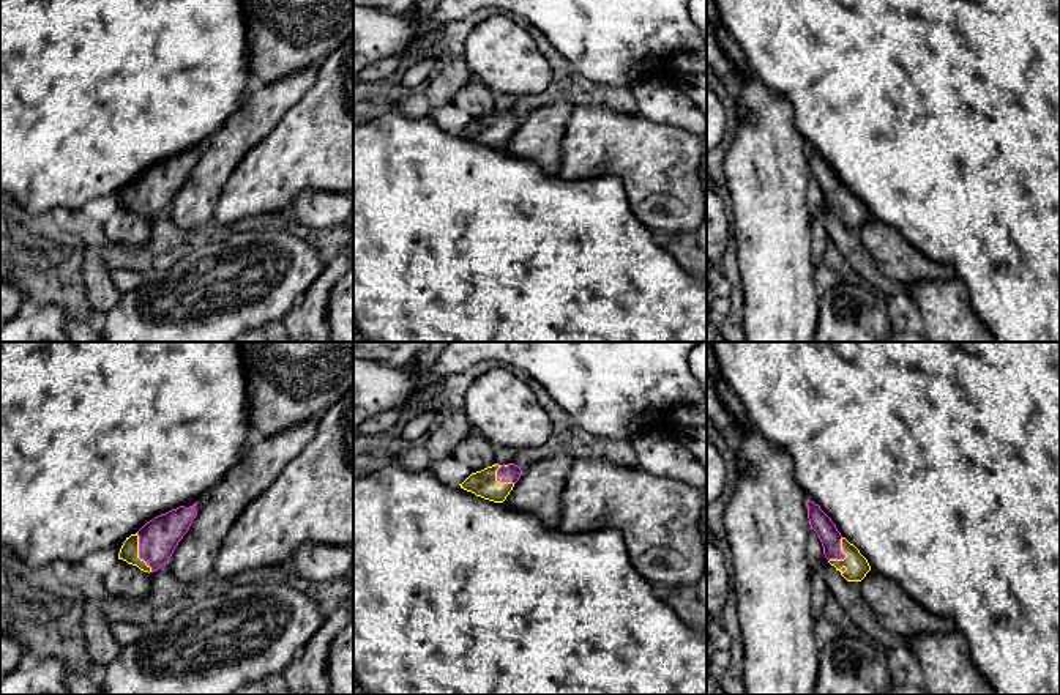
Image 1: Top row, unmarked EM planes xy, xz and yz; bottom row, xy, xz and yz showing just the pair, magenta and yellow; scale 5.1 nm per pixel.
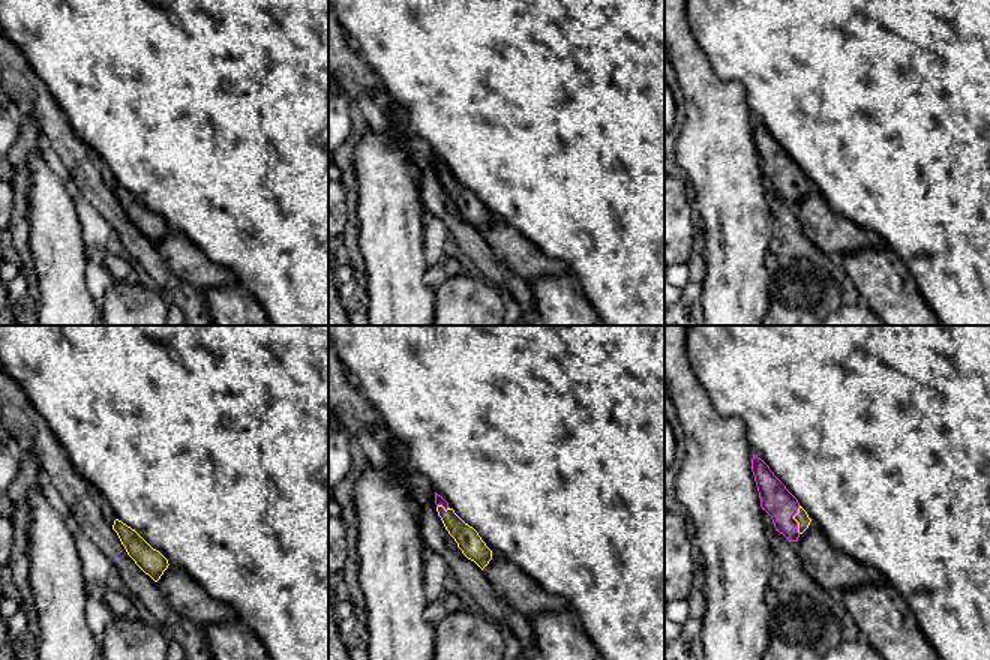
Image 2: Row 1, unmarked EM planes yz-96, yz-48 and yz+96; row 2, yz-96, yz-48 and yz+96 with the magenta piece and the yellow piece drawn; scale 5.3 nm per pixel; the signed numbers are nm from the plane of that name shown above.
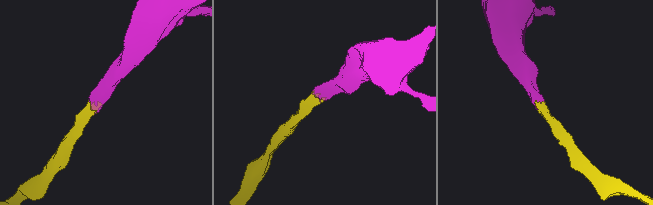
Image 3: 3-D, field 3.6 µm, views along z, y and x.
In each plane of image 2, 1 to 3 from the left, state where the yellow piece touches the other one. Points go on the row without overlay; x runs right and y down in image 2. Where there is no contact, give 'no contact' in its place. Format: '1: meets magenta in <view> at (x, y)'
1: no contact
2: meets magenta in yz-48 at (443, 170)
3: meets magenta in yz+96 at (794, 183)

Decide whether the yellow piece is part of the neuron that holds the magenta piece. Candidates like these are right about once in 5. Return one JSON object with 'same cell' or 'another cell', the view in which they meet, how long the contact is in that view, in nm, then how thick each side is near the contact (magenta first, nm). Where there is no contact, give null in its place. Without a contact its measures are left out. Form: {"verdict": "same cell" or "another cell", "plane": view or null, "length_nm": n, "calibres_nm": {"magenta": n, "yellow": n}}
{"verdict": "same cell", "plane": "xy", "length_nm": 220, "calibres_nm": {"magenta": 200, "yellow": 100}}

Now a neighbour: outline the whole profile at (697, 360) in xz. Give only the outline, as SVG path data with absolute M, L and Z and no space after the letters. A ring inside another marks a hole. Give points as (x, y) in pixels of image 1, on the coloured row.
M697 342L691 350L689 367L707 394L707 342Z

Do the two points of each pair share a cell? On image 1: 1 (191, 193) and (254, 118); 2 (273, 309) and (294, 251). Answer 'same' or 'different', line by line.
1: same
2: same

